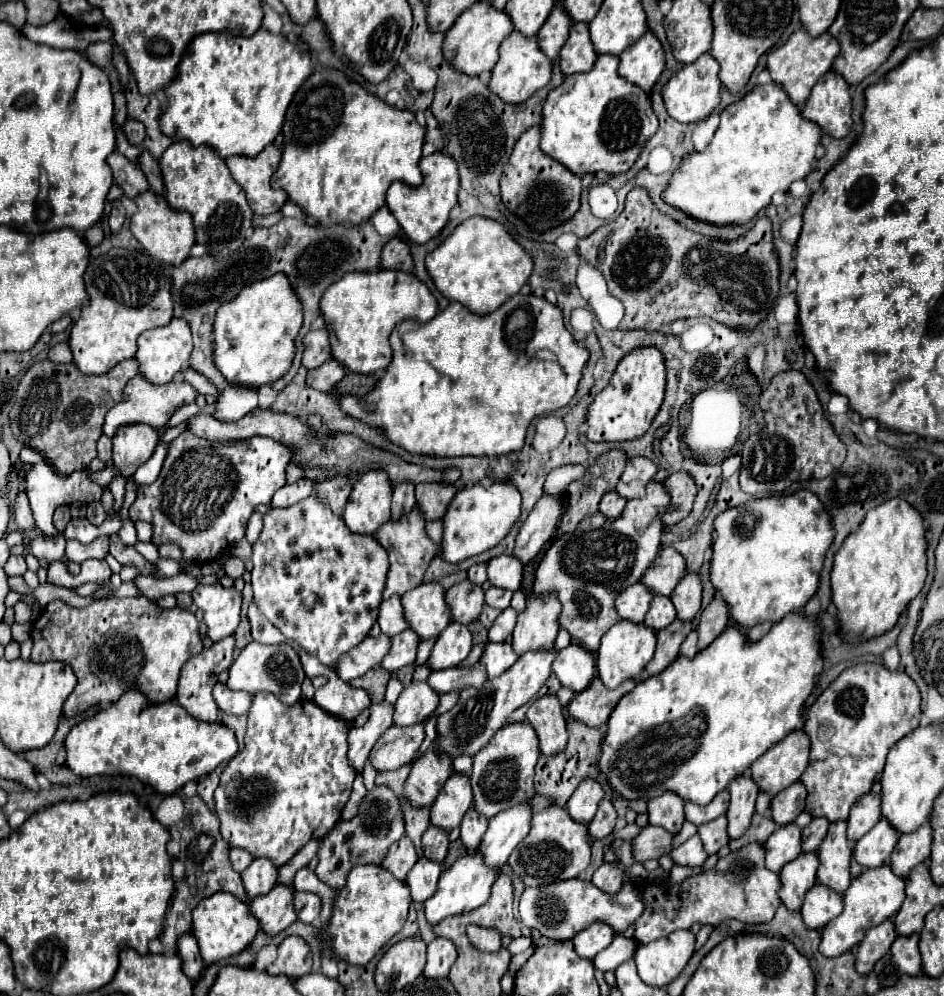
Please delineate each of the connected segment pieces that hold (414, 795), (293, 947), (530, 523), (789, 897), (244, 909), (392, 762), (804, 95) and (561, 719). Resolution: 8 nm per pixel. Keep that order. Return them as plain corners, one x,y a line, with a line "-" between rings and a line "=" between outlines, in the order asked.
434,743
424,757
412,763
412,771
404,783
404,797
412,807
428,807
452,773
452,761
444,755
434,755
432,749
=
286,937
278,945
276,961
266,969
270,975
286,975
298,979
312,969
312,951
310,945
300,937
=
552,495
540,497
540,501
530,511
528,519
518,531
514,557
518,557
524,565
538,555
544,543
554,535
558,521
562,515
562,501
=
800,853
794,861
784,865
780,871
780,901
788,907
788,911
798,911
802,907
802,899
806,891
816,883
818,855
816,853
=
214,893
214,895
202,899
202,903
198,903
198,907
194,907
192,919
194,919
192,935
196,937
196,941
200,945
200,953
204,953
204,965
212,965
220,959
238,955
252,943
254,935
258,933
258,921
250,915
248,905
228,893
=
424,725
390,727
370,751
370,763
376,771
396,771
414,761
418,747
424,741
=
798,29
798,31
794,31
794,35
790,35
790,39
782,47
772,49
768,53
766,69
768,69
770,77
772,77
772,81
786,91
786,95
790,97
790,101
794,105
802,107
806,103
806,99
808,99
814,83
824,73
830,71
836,55
838,55
838,51
840,51
840,45
838,45
838,41
832,35
822,33
818,37
810,37
810,35
806,35
804,29
=
540,697
528,709
528,723
534,727
540,739
540,751
544,755
558,755
566,749
568,731
562,705
556,697

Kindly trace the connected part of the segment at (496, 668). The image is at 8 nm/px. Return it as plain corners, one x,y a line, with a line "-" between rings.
488,641
486,647
484,647
484,653
480,657
480,663
486,669
486,675
492,679
492,677
502,675
506,669
510,669
516,663
516,659
518,659
518,655
514,653
510,643

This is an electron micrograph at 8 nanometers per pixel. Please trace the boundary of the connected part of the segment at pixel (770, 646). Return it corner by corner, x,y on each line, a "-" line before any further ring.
786,615
756,643
736,627
728,627
696,657
688,659
680,655
660,675
636,683
636,687
618,701
608,719
598,771
626,801
650,801
672,791
684,801
708,805
716,793
724,791
728,783
742,775
768,747
802,723
802,705
814,691
816,677
822,669
820,627
804,615

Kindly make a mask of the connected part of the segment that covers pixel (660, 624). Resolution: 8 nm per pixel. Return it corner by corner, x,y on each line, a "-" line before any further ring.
654,595
652,603
650,603
650,609
646,613
644,625
650,627
650,629
654,629
654,631
660,631
660,629
668,627
674,619
676,619
676,611
674,611
672,601
668,597

